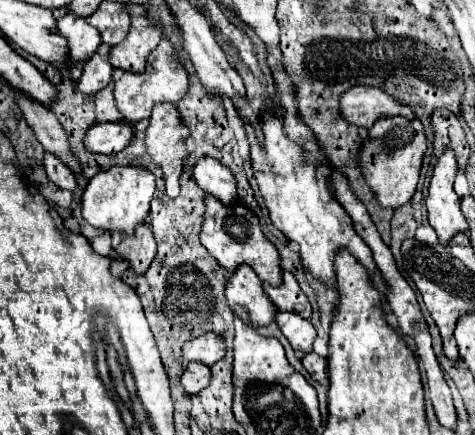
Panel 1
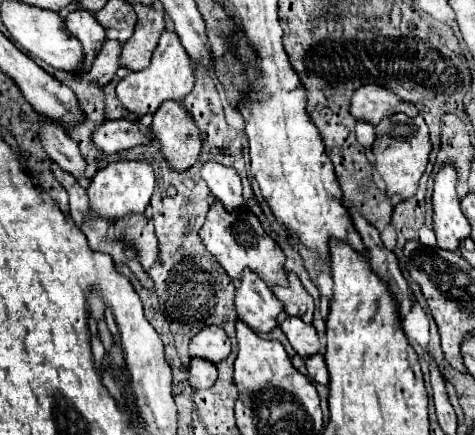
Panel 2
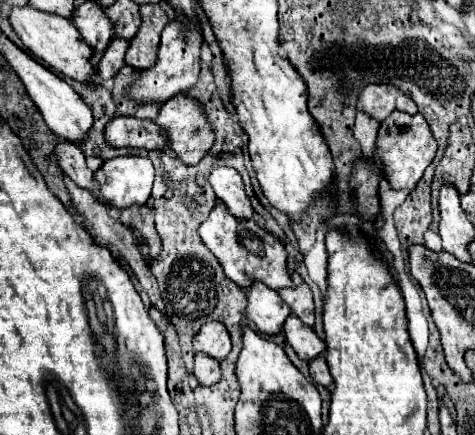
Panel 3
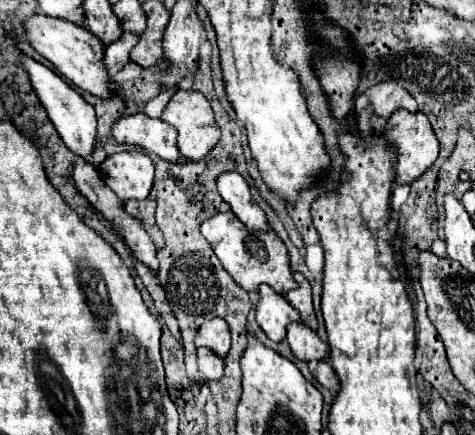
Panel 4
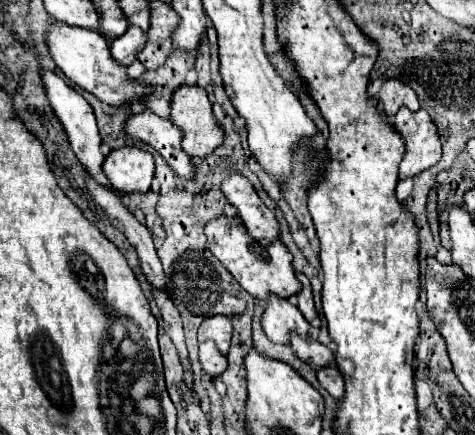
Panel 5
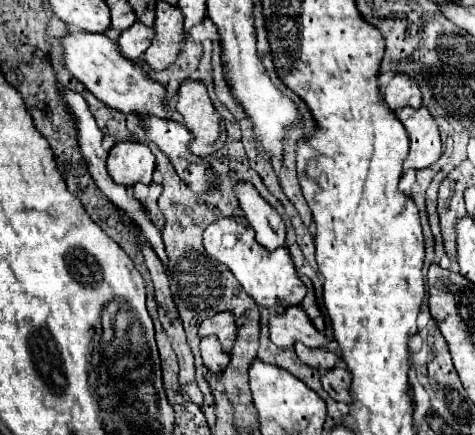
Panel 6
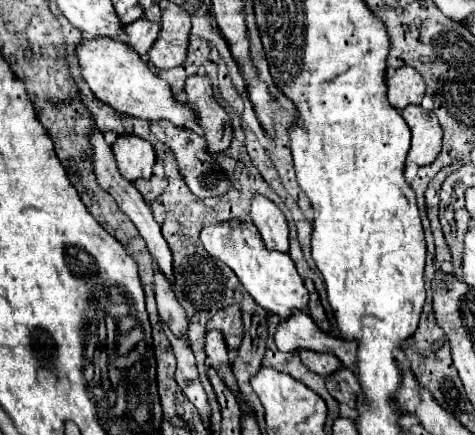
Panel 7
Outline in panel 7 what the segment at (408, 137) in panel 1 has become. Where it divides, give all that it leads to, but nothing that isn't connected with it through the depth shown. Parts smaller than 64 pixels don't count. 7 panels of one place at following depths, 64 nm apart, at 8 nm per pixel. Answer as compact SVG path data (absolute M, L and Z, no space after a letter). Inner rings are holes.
M408 106L402 110L402 118L412 130L412 146L408 152L408 162L418 166L432 164L442 148L442 128L434 112L422 106Z

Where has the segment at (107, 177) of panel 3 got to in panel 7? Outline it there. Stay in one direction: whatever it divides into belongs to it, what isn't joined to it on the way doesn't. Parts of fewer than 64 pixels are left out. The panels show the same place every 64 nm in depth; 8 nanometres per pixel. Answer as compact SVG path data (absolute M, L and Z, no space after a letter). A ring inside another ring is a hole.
M118 136L118 140L112 144L118 168L122 176L130 182L136 182L140 178L152 176L152 166L156 162L154 148L148 140L142 140L138 136Z

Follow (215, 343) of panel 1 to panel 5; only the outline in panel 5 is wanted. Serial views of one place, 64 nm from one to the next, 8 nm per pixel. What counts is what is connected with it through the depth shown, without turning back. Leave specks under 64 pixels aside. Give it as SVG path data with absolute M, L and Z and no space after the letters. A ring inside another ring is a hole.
M212 316L206 318L198 328L198 342L214 340L222 354L228 352L232 338L232 322L226 316Z

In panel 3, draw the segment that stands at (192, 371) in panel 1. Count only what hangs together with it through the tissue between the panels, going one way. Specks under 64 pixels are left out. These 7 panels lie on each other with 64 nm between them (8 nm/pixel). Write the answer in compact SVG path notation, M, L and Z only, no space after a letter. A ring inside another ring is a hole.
M204 352L196 354L196 364L194 364L194 376L202 386L210 386L222 378L220 372L220 362L204 356Z

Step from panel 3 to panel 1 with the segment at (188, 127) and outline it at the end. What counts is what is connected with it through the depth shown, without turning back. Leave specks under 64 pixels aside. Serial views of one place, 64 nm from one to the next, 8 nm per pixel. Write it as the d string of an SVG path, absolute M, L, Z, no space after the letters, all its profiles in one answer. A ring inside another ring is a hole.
M156 104L146 130L148 154L164 170L166 190L170 198L180 194L178 178L182 174L184 158L188 156L188 128L180 120L180 112L174 104Z

